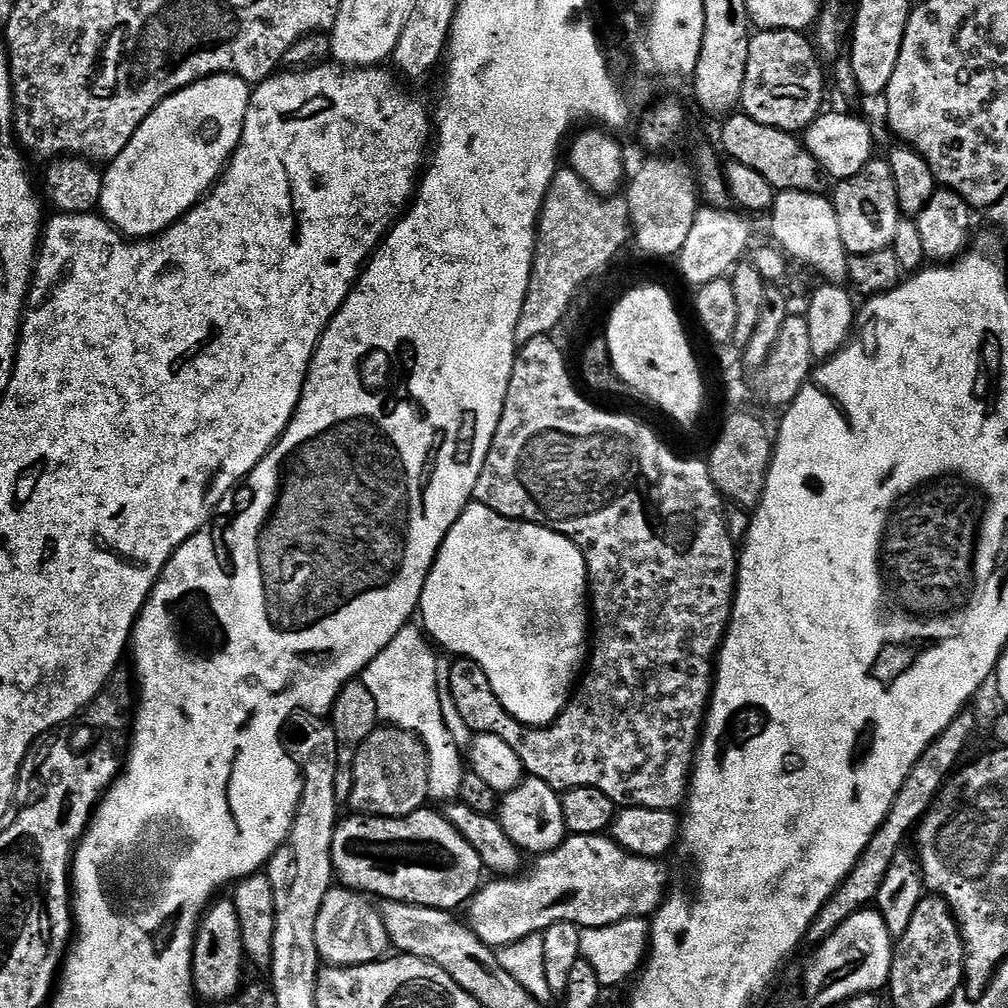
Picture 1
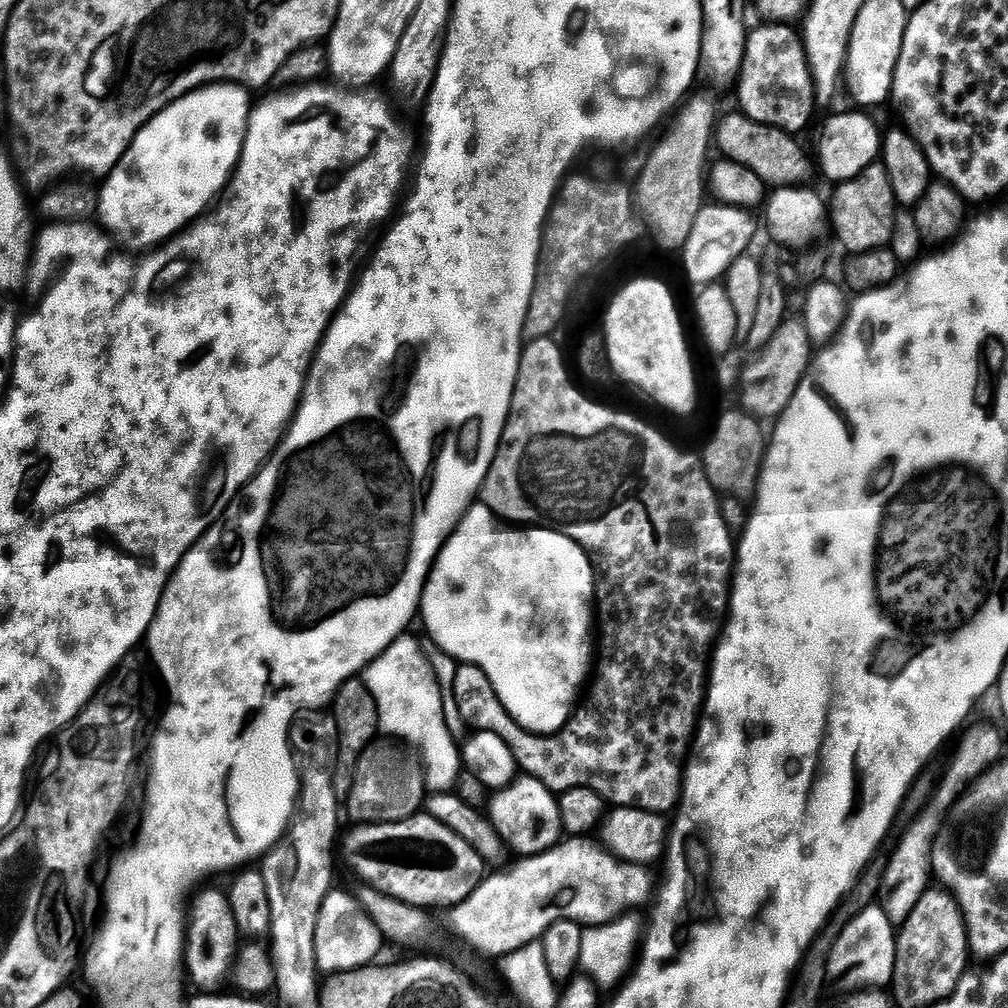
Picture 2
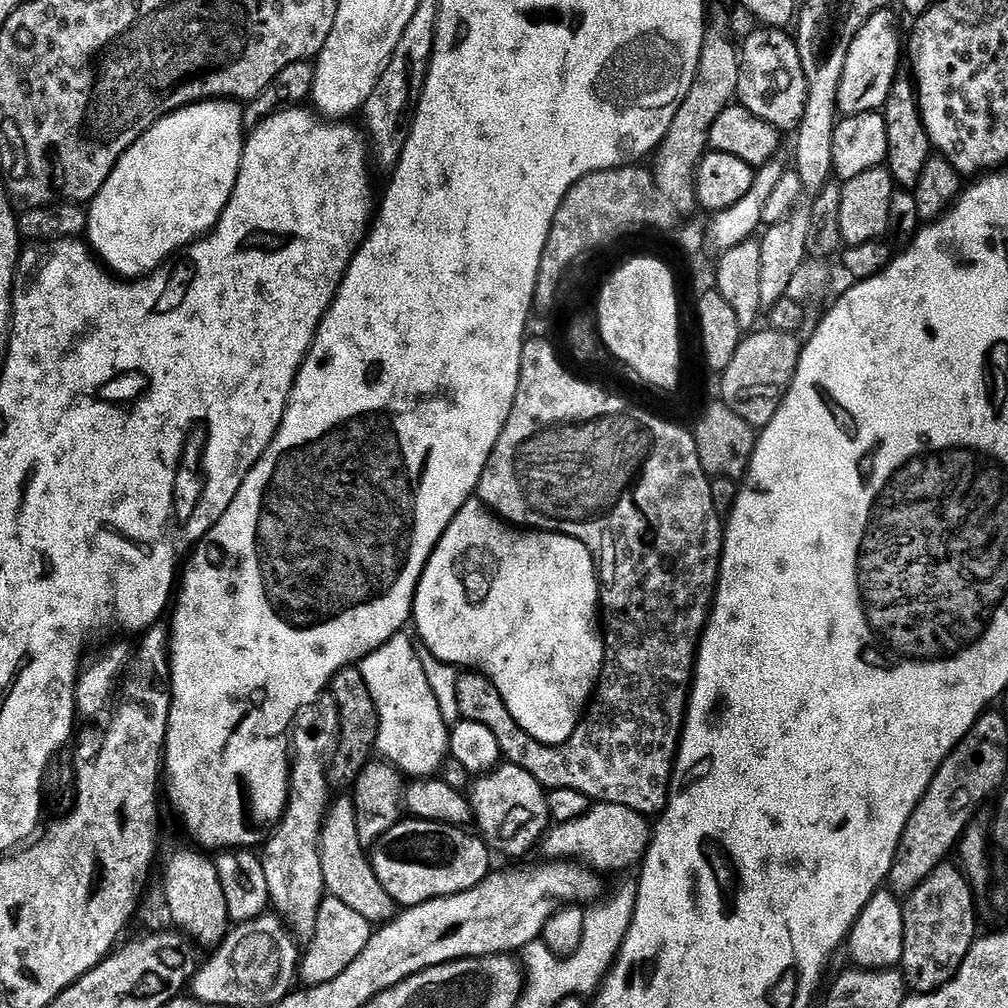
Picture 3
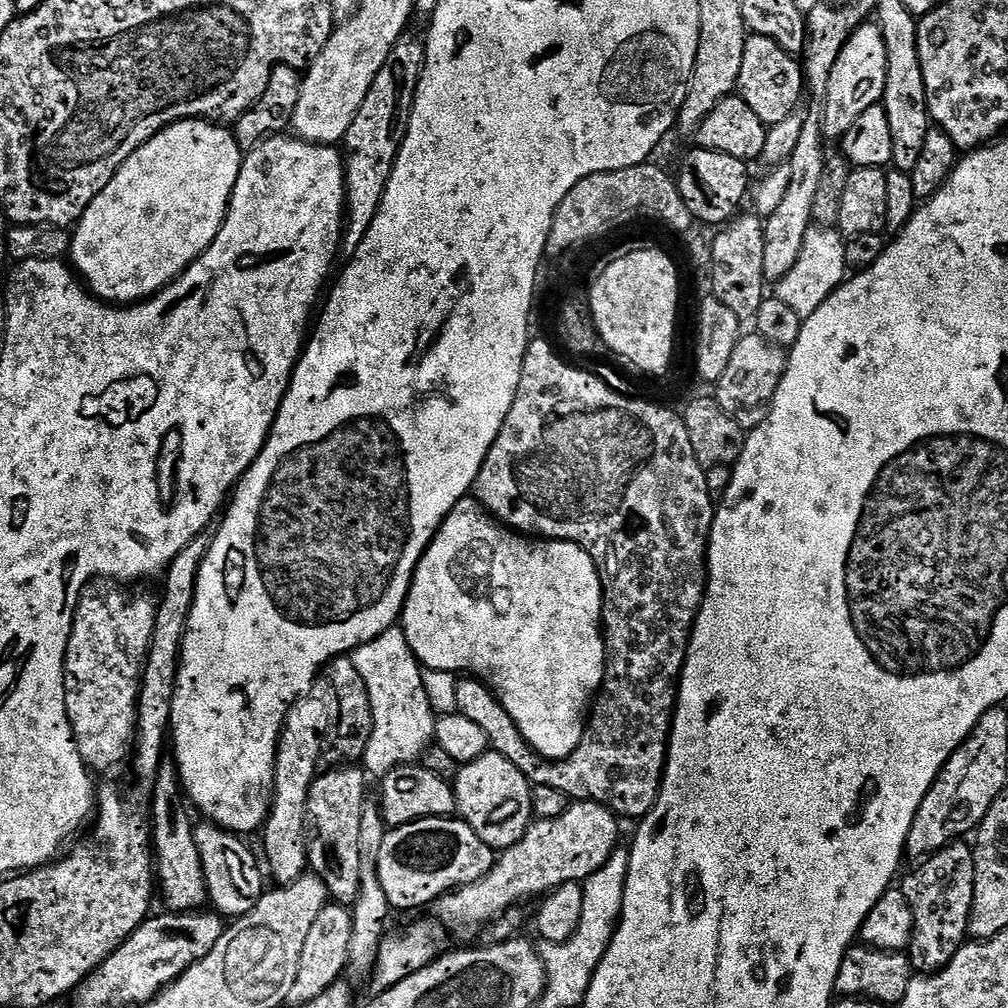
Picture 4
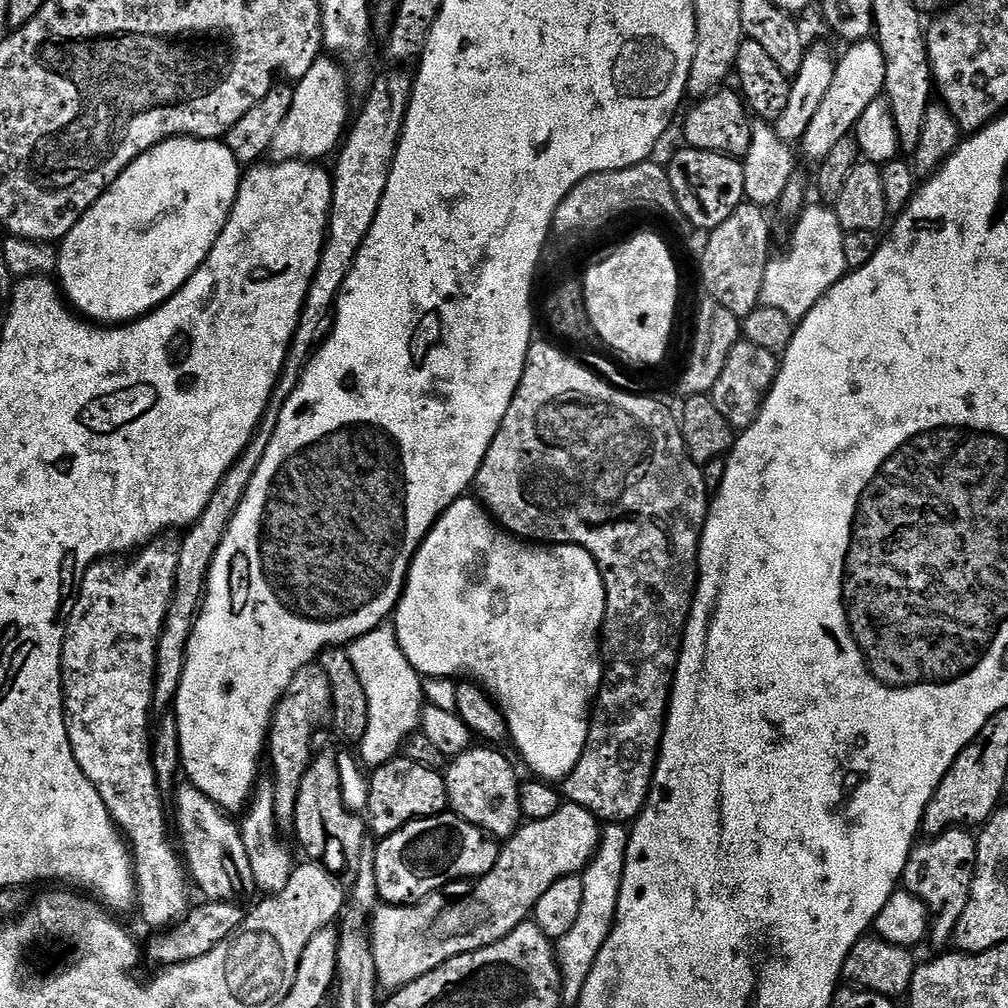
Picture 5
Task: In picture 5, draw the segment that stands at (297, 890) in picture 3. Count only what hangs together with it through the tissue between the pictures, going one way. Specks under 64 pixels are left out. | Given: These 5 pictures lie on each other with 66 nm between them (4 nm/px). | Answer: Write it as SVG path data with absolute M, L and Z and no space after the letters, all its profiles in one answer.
M309 666L296 673L294 682L288 687L288 693L281 698L275 714L272 715L272 729L268 732L266 752L270 760L272 756L270 780L275 784L274 808L281 825L288 826L295 821L296 807L306 778L306 770L314 759L312 739L316 736L316 727L323 720L329 719L331 710L330 678L326 678L323 668Z

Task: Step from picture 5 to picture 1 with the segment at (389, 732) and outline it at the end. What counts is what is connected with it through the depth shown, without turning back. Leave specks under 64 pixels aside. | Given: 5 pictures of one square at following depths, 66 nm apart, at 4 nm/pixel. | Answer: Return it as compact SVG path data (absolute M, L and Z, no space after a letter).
M409 622L400 629L399 634L369 662L362 673L362 679L366 690L374 694L381 721L385 725L414 733L423 751L424 748L428 751L426 783L429 797L433 801L452 802L460 795L466 764L460 761L461 749L448 732L443 718L440 701L442 681L436 669L438 656L432 653L433 645L429 637L414 625Z

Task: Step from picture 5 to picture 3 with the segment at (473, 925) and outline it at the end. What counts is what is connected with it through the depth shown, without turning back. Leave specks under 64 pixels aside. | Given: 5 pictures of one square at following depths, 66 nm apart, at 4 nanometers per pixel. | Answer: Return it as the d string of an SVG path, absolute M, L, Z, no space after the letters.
M593 803L586 814L574 822L553 823L544 833L542 849L549 861L564 862L571 858L597 873L616 872L619 868L639 865L652 841L653 825L649 817L617 804Z

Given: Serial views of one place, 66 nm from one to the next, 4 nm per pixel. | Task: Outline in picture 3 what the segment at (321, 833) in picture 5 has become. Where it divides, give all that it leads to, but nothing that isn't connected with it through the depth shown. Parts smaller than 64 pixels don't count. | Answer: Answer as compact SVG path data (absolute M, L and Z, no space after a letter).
M351 799L331 801L320 835L320 857L322 858L322 878L327 895L338 898L338 902L346 902L350 910L362 914L362 918L366 918L373 926L386 924L397 915L396 901L388 895L382 882L378 882L370 863L369 853L366 851L366 845L358 838L358 818L356 807Z

